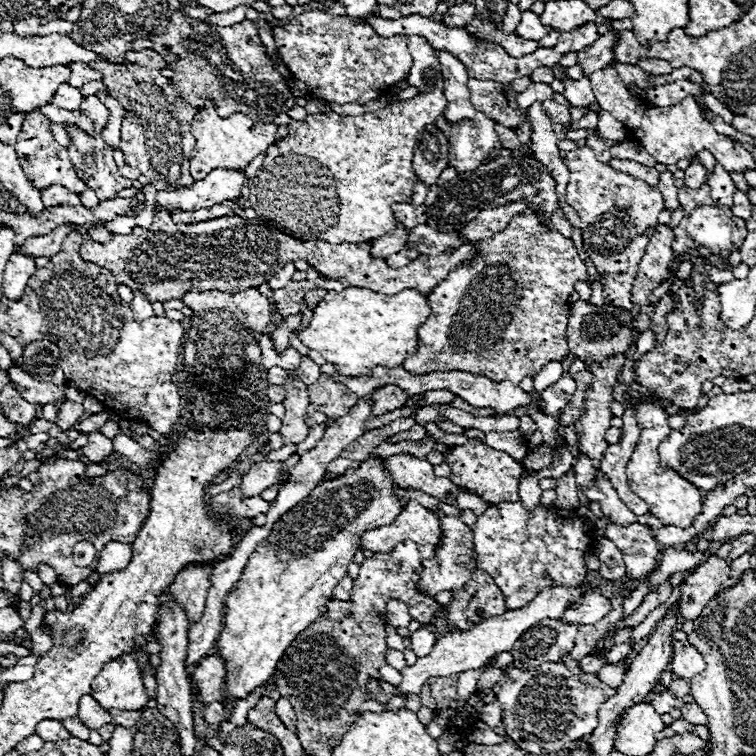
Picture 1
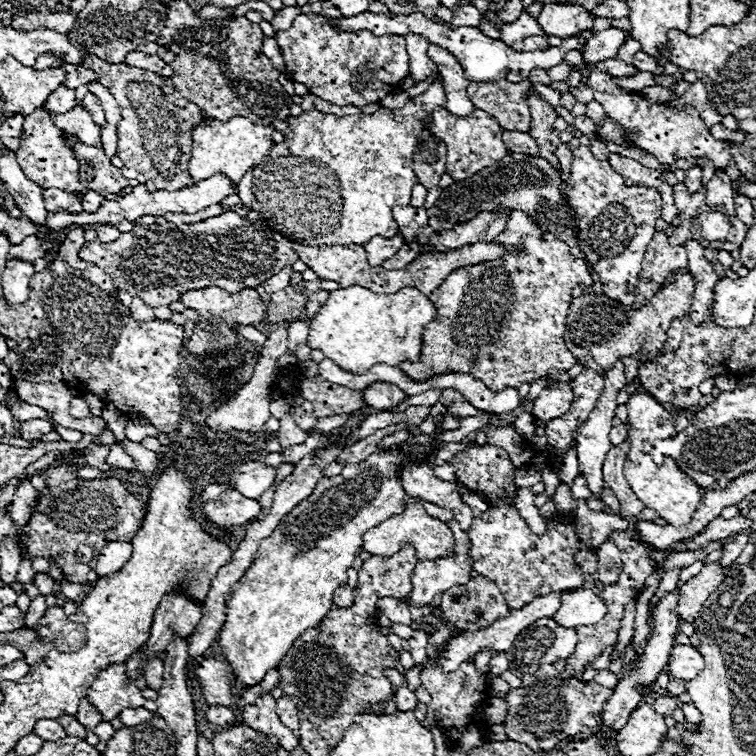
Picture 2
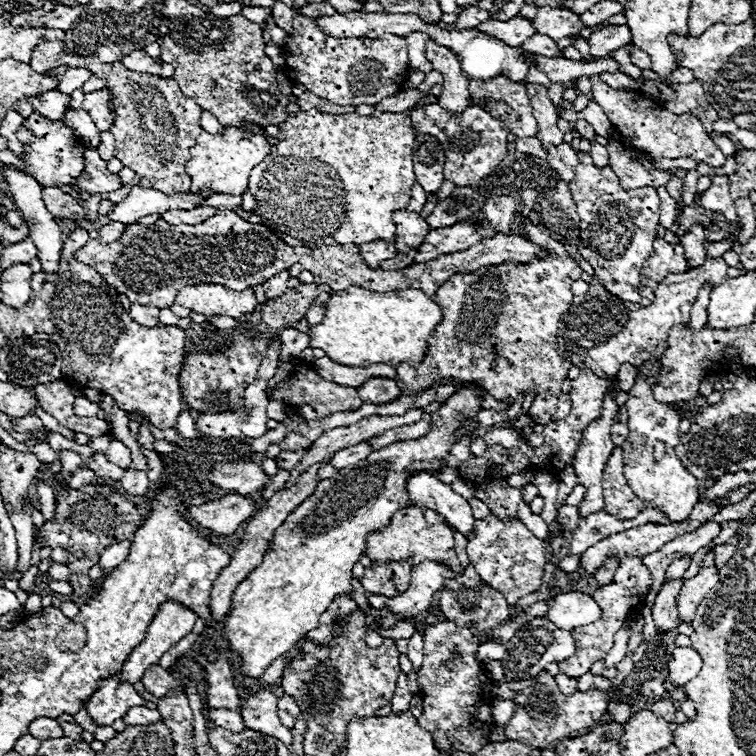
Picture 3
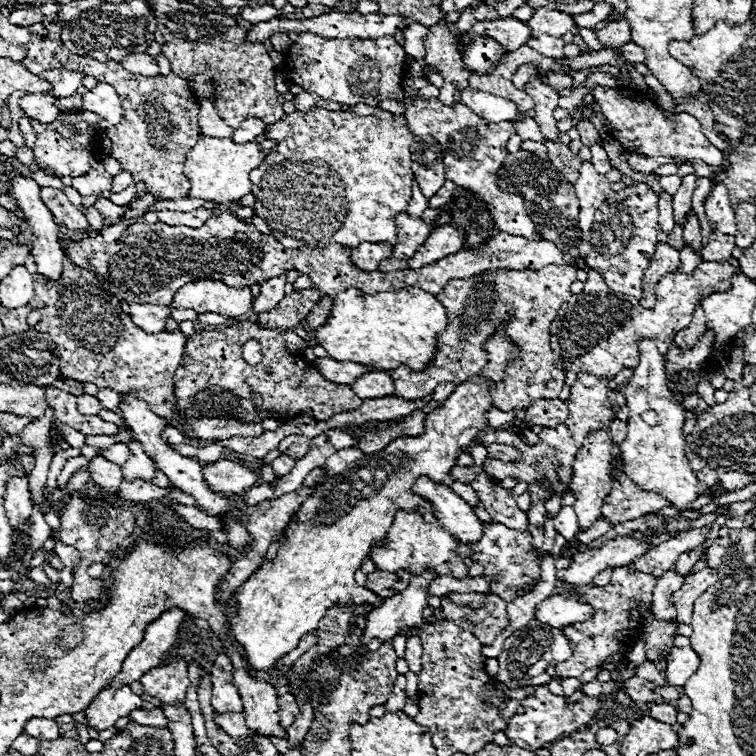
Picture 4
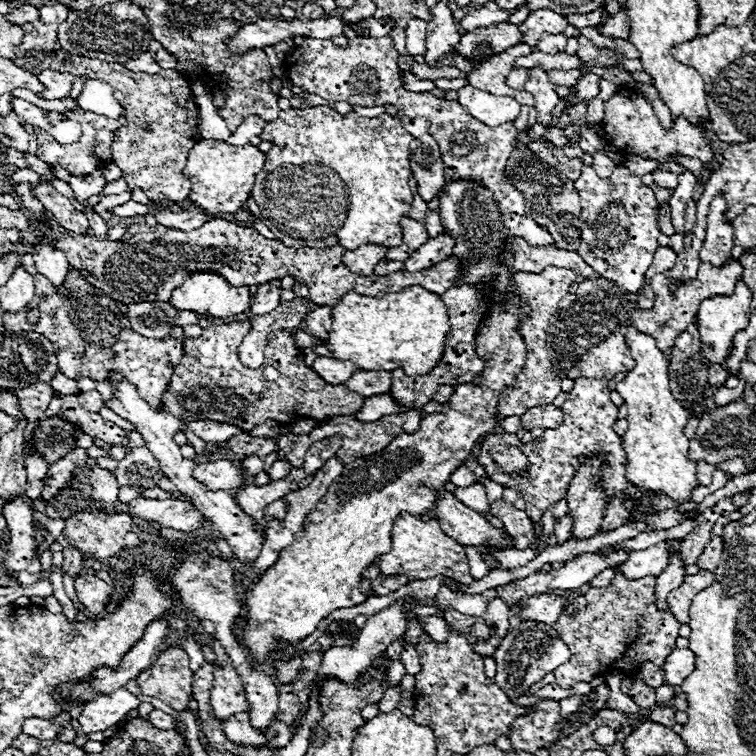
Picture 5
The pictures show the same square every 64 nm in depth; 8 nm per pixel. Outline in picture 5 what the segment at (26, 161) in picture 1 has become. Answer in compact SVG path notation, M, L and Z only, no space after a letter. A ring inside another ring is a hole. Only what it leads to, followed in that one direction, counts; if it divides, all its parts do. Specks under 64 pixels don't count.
M76 108L76 110L70 110L66 114L58 114L58 112L50 112L50 122L56 124L60 120L76 120L80 122L82 126L82 136L80 136L80 144L58 144L46 130L42 128L36 128L36 136L38 136L38 152L36 156L46 162L48 166L62 166L68 174L72 176L86 176L86 174L92 174L96 168L102 168L104 164L112 162L112 132L118 130L120 126L126 124L126 118L120 118L120 120L112 120L112 118L106 118L106 116L100 116L100 114L94 114L94 112L88 112L88 110L82 110L82 108Z

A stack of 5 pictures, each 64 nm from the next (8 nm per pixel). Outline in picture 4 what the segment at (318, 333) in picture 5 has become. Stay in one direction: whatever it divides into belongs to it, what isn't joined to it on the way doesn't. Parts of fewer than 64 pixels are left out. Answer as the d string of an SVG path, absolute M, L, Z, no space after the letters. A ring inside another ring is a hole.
M328 296L320 298L320 302L316 304L316 308L312 308L312 312L306 316L306 324L308 324L308 328L310 328L310 330L316 330L316 328L324 326L330 308L332 308L332 300L330 300Z

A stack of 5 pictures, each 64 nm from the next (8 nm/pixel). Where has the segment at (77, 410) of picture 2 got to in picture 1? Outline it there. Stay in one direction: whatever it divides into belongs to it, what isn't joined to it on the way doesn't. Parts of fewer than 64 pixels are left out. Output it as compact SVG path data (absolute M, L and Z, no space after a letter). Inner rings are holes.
M66 400L66 402L60 406L58 414L56 414L56 424L58 424L60 428L64 428L64 430L70 430L70 428L76 424L76 420L78 420L82 414L84 414L82 404Z

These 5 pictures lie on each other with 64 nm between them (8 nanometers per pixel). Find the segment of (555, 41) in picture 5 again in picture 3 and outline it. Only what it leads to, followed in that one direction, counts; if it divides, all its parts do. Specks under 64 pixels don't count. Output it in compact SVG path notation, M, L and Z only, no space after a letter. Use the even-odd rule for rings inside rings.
M539 33L529 37L520 48L532 54L542 54L542 56L554 56L556 52L560 52L560 48L552 38Z

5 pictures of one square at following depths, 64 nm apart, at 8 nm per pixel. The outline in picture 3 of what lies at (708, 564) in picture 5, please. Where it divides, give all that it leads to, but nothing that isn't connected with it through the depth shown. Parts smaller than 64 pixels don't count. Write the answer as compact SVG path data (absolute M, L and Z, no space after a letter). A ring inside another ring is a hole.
M732 536L726 544L722 544L722 546L716 546L712 552L716 554L716 560L714 560L714 564L718 566L718 568L722 568L734 554L736 554L736 550L738 550L738 546L740 546L740 540L738 540L738 536Z

